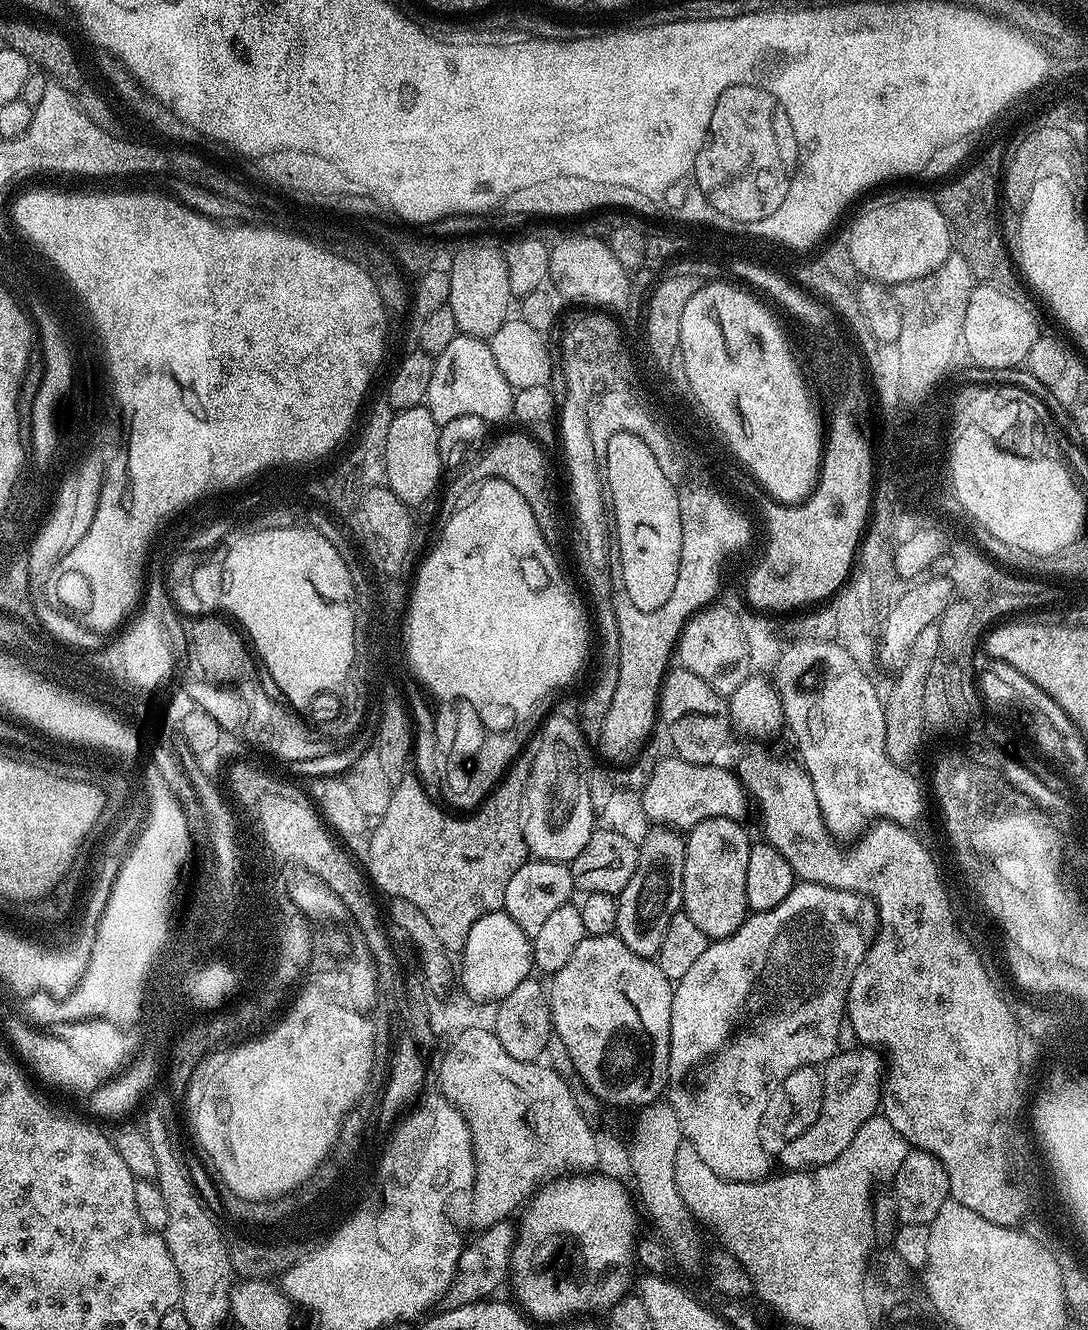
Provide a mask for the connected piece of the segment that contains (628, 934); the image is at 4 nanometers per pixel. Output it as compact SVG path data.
M656 826L646 833L645 840L638 845L636 869L618 897L618 922L615 930L615 935L626 946L630 946L634 954L655 957L662 946L662 938L666 938L666 926L670 926L670 918L681 911L684 902L684 841L685 837L679 831Z

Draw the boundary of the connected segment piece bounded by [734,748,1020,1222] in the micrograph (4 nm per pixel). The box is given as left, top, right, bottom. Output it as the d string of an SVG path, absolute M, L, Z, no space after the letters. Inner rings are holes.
M752 748L749 752L741 754L740 761L734 765L734 771L740 777L740 784L748 793L755 811L756 808L760 811L760 824L764 827L763 839L770 846L774 846L774 850L778 850L778 854L782 854L782 858L786 858L786 862L790 862L790 870L796 876L797 881L855 892L861 897L868 897L876 904L879 924L867 954L862 958L858 970L854 970L854 982L850 982L848 991L846 1020L861 1045L879 1050L884 1054L888 1052L888 1058L886 1054L886 1071L882 1076L882 1114L890 1122L890 1126L894 1126L894 1130L898 1130L898 1134L902 1134L902 1138L908 1140L913 1149L929 1152L934 1158L938 1158L938 1162L942 1162L948 1175L948 1190L953 1200L974 1210L974 1214L982 1214L982 1218L986 1218L990 1222L1012 1220L1012 1216L1016 1216L1016 1208L1020 1208L1020 1196L1016 1196L1016 1188L1008 1188L1008 1160L1004 1160L1004 1144L1000 1144L1000 1112L1004 1112L1004 1108L1008 1108L1008 1100L1012 1100L1012 1088L1018 1088L1016 1085L1016 1030L1013 1028L1012 1020L1009 1019L1008 1011L1005 1011L1004 1004L1000 1003L991 984L985 980L984 972L981 972L976 956L971 956L968 948L965 948L965 944L961 943L958 938L954 908L950 900L948 904L948 892L944 889L943 882L940 881L940 872L936 869L935 858L928 853L927 846L912 833L911 827L893 824L891 820L883 819L873 823L857 839L861 839L857 844L843 848L840 845L843 843L833 835L824 822L824 815L818 804L818 794L814 792L814 782L808 769L799 759L791 760L788 756L775 756L774 753L767 752L764 748Z

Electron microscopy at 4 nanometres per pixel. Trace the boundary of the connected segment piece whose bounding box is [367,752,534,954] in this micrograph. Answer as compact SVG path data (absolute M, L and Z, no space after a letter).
M530 752L517 756L515 764L505 772L503 780L488 795L488 799L478 810L465 815L468 816L465 820L447 816L441 805L433 799L428 810L422 812L422 818L406 818L406 824L386 824L377 842L372 844L372 868L367 872L371 883L391 898L399 898L407 904L418 906L418 910L426 914L426 922L434 926L434 934L438 934L442 946L448 952L463 952L470 926L474 926L478 918L503 909L510 878L514 878L517 870L529 859L528 844L524 841L525 794L533 758L534 754Z

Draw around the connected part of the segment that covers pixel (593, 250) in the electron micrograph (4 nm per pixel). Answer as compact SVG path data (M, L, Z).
M585 234L568 236L555 245L551 245L548 254L548 274L564 296L565 301L598 302L600 304L620 304L624 301L624 267L618 258L614 258L614 250L610 250L607 239L599 240Z

